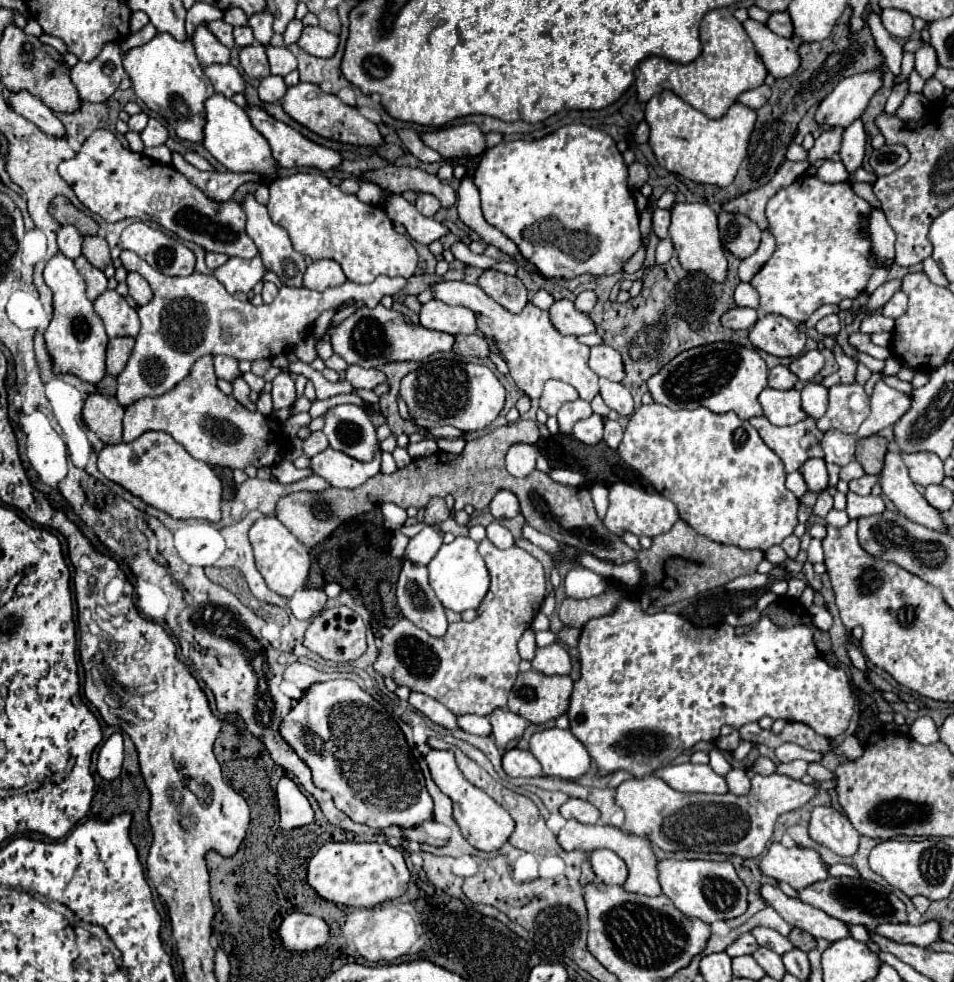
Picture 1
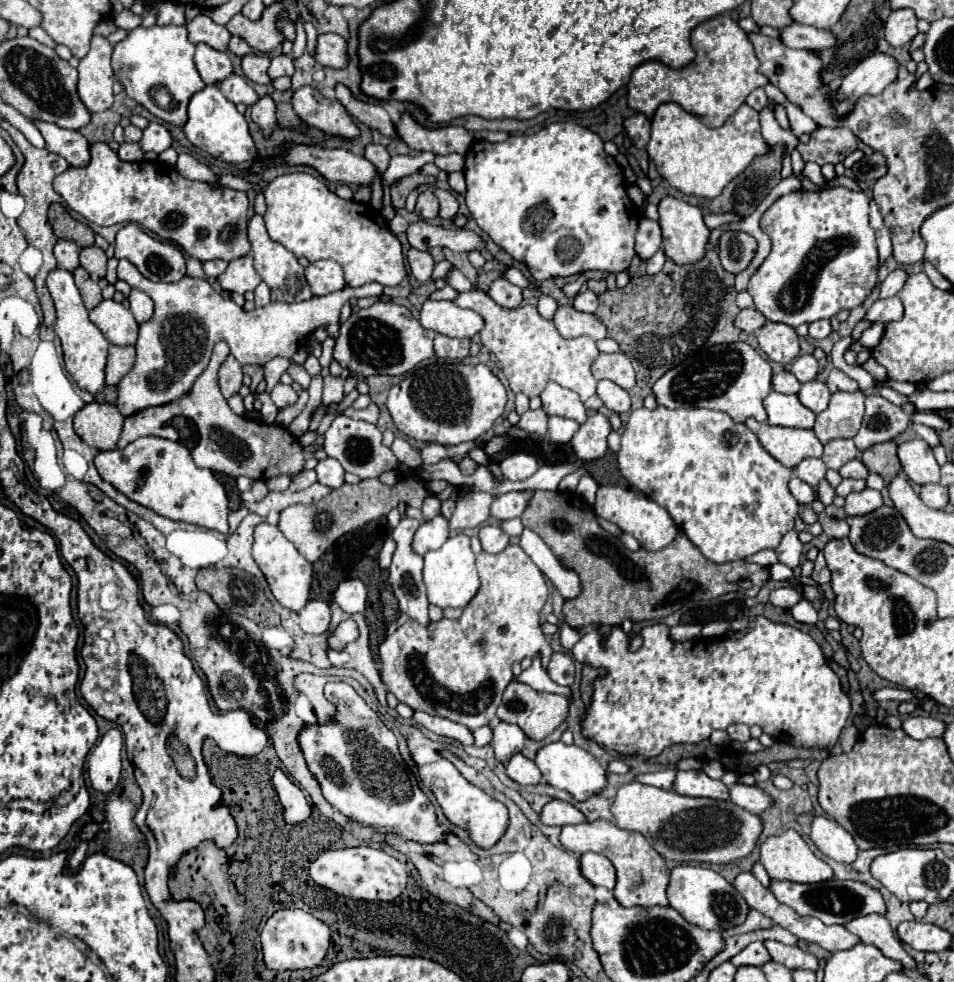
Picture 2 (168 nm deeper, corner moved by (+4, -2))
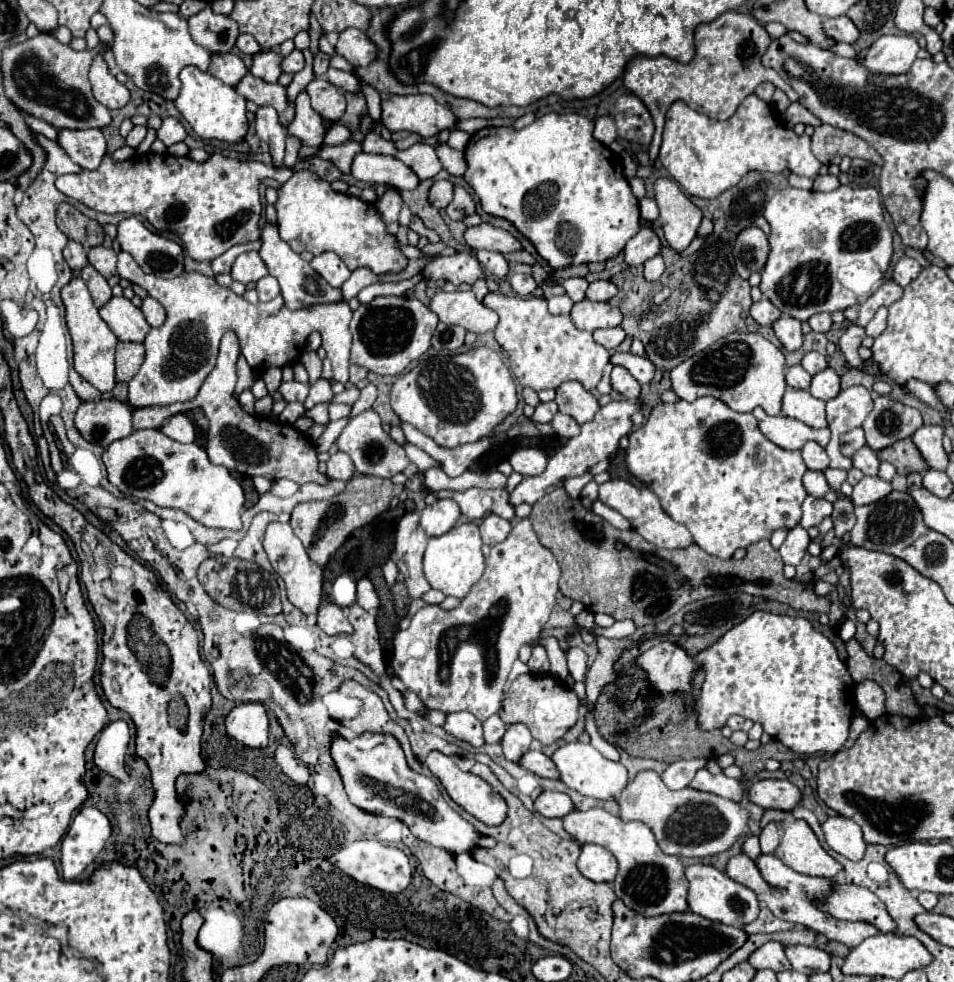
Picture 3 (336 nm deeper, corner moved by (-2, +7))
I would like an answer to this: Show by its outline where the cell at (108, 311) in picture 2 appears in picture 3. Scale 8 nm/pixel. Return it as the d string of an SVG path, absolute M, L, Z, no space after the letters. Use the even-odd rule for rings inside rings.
M114 296L106 306L102 306L100 316L120 342L144 342L146 334L150 332L150 324L140 308L136 308L124 296Z

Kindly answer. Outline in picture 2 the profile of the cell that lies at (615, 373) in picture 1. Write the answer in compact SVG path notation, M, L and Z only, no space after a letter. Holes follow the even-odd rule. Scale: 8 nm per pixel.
M600 353L592 363L592 375L596 379L610 379L622 389L634 387L634 369L624 353Z

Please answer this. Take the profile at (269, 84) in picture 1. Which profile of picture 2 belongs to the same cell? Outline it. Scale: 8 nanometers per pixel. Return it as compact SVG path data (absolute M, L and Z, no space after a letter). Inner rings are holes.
M264 95L252 105L252 121L262 125L264 135L268 135L272 131L272 127L276 123L276 103L274 103L272 95Z

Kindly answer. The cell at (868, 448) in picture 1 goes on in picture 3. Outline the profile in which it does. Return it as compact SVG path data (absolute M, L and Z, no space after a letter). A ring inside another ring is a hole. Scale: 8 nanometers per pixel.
M910 438L898 440L898 444L884 448L882 452L878 452L878 458L894 464L898 474L902 474L902 476L906 476L910 472L926 472L928 470L926 460L922 458L922 454L918 452L918 448L914 446L914 442Z

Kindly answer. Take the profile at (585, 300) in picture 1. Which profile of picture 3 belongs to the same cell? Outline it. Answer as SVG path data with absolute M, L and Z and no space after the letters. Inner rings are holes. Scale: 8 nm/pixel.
M596 280L588 286L588 292L586 292L586 298L588 300L610 300L618 294L618 288L614 282L610 280Z

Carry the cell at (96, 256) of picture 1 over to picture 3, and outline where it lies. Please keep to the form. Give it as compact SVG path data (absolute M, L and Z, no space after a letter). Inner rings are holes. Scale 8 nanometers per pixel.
M90 248L88 250L88 262L104 276L110 278L116 274L116 252L112 248Z

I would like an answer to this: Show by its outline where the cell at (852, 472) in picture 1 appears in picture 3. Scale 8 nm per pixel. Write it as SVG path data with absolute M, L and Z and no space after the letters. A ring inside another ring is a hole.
M862 446L862 448L852 456L852 464L854 464L854 468L862 470L866 476L876 476L876 474L878 474L880 460L878 460L876 452L874 452L870 446Z

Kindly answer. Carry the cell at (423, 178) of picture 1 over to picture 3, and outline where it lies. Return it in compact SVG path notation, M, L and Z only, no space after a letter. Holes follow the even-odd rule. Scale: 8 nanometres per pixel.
M456 186L454 188L454 200L448 204L446 212L452 220L462 220L464 216L470 216L476 212L476 204L474 204L472 196L462 186Z

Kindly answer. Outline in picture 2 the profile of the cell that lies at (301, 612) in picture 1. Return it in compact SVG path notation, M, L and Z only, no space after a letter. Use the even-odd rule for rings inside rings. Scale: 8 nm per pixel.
M310 599L302 611L298 611L300 627L304 633L326 633L330 625L330 607L326 601Z

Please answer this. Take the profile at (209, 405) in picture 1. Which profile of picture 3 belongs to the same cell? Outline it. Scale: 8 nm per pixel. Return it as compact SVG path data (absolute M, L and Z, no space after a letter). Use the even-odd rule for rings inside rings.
M226 332L220 342L218 357L214 370L210 376L204 380L198 396L190 402L178 402L170 404L166 408L138 408L132 412L132 422L134 428L162 428L162 424L174 416L174 414L186 414L192 410L202 410L206 420L208 420L208 458L212 464L222 464L228 470L246 474L246 476L264 476L268 480L280 480L288 478L298 484L328 484L330 478L318 472L318 458L314 444L298 432L290 424L280 424L262 416L250 416L246 414L236 396L234 396L234 386L236 386L236 362L240 356L240 342L234 332Z

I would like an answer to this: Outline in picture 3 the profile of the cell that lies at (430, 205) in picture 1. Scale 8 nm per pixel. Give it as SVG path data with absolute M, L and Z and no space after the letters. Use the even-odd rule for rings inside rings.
M438 180L430 188L430 204L436 208L446 208L452 202L454 184L450 180Z

